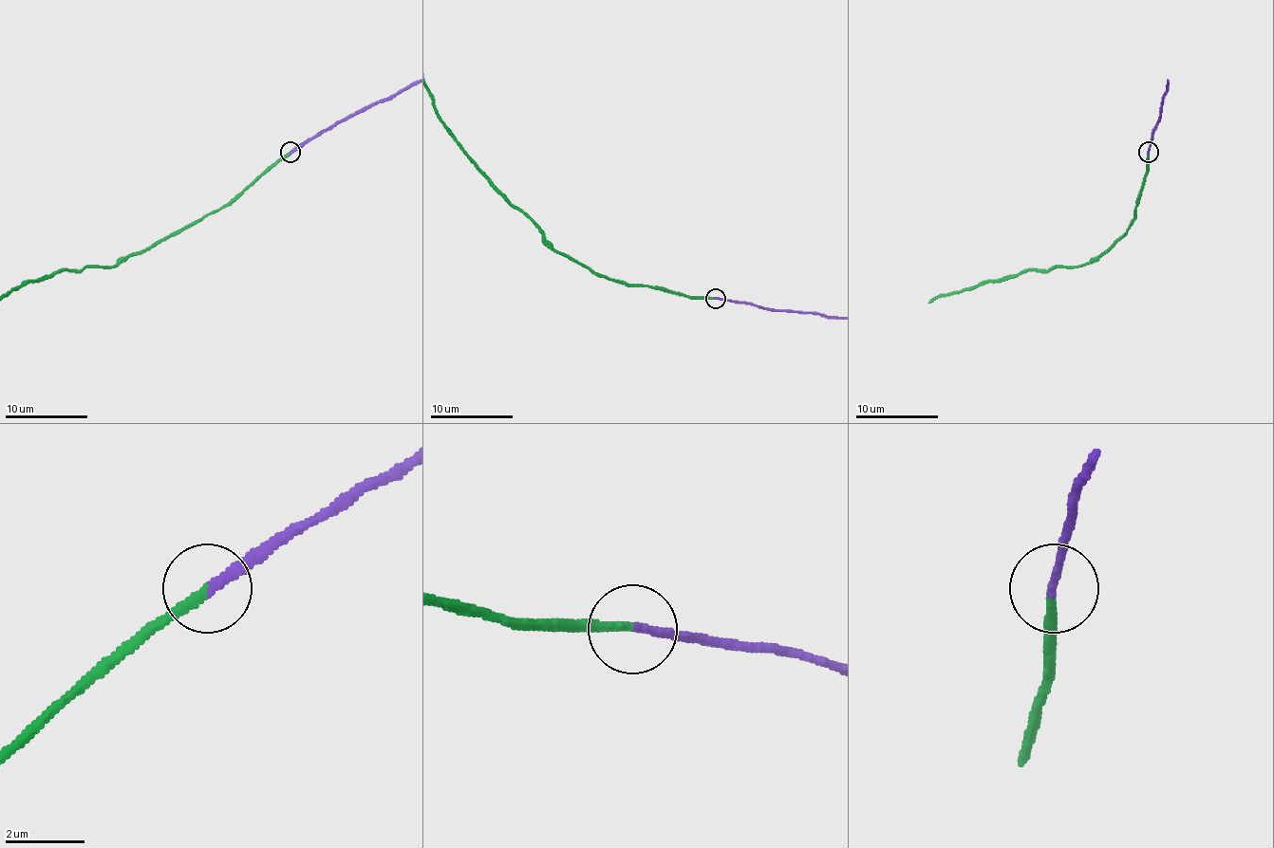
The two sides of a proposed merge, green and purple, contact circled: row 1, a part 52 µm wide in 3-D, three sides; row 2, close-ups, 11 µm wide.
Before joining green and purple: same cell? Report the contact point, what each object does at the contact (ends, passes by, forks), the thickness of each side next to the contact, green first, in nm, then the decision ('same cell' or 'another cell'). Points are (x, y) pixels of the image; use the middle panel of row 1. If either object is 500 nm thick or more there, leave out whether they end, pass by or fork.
at (716, 299); green ends there; purple ends there; 240 nm thick on the green side, 240 nm on the other; same cell

